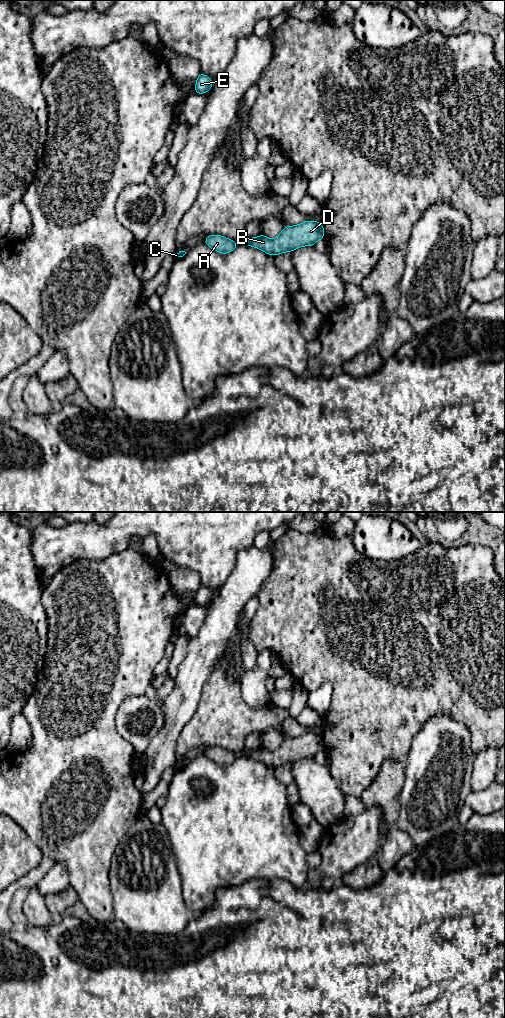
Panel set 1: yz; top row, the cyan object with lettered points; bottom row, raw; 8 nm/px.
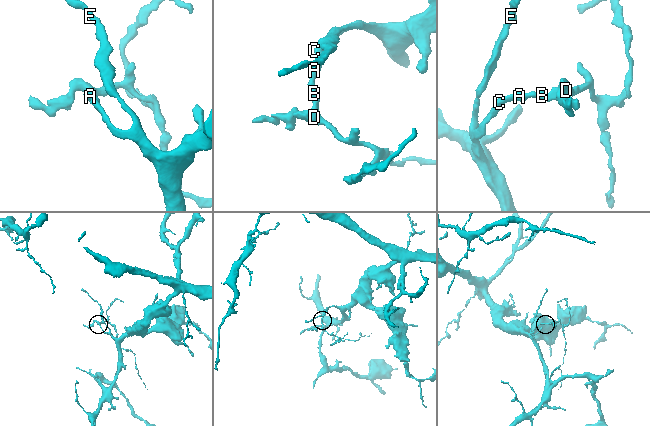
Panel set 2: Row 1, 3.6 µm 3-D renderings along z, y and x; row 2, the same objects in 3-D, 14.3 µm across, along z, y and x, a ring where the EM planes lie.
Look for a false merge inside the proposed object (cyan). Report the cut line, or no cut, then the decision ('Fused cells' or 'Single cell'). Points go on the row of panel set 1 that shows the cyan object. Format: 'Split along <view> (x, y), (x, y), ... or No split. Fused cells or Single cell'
No split. Single cell

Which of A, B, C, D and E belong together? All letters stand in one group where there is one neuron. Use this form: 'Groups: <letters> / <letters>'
Groups: A B C D E

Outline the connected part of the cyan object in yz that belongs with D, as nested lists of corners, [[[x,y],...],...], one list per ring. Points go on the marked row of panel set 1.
[[[309,220],[299,225],[285,226],[274,240],[263,234],[256,238],[246,237],[243,240],[243,245],[253,246],[268,255],[276,256],[284,252],[292,252],[302,246],[313,246],[323,238],[324,228],[322,223]]]

